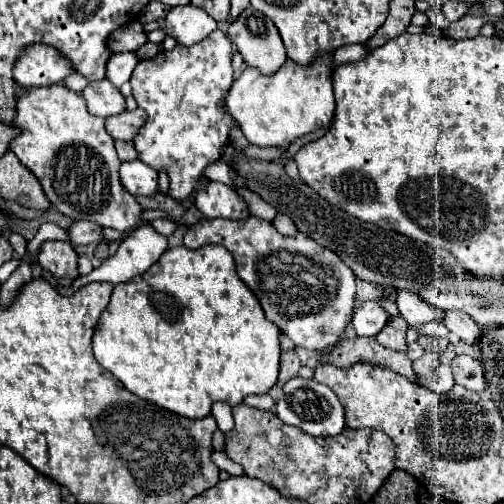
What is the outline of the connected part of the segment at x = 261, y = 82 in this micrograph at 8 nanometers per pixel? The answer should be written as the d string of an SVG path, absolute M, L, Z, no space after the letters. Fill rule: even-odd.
M320 54L310 64L296 64L292 58L276 74L262 74L256 68L246 68L232 84L226 96L230 116L240 124L246 140L256 146L284 146L298 136L326 126L334 118L332 90L332 54Z

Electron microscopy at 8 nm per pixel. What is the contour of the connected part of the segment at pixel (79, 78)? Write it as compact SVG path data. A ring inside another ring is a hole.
M72 72L72 76L68 76L68 78L64 80L64 86L70 88L72 92L82 92L86 84L88 84L88 80L86 80L82 74L76 74L76 72Z

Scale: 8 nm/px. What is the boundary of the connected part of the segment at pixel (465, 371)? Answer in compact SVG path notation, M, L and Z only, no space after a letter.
M456 356L452 360L452 374L454 374L454 382L462 384L468 390L480 392L486 388L484 382L484 370L482 370L482 362L472 358L472 356Z

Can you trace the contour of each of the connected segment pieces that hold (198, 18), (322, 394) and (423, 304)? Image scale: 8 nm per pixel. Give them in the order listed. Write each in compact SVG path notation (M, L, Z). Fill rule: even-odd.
M174 6L166 14L164 30L182 46L192 46L216 30L216 20L198 6Z
M296 376L284 384L282 392L282 398L276 402L276 416L280 416L284 424L298 426L310 436L336 436L346 428L344 408L340 406L336 394L328 386L316 382L314 378L306 380Z
M398 290L396 294L396 304L398 304L398 310L400 314L404 316L404 320L410 324L410 326L418 326L422 322L430 322L430 320L438 320L442 322L444 318L444 312L436 306L432 306L430 302L418 298L416 294L408 292L408 290Z

